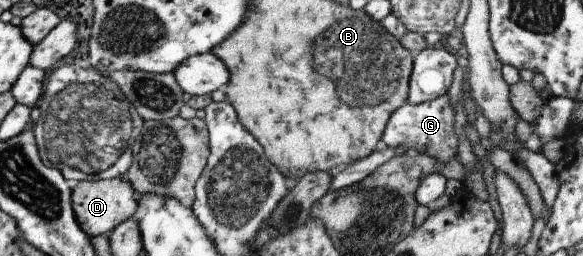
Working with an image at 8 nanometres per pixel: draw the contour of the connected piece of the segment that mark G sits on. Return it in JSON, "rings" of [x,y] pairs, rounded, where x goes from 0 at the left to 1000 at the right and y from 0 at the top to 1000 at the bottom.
{"rings":[[[767,367],[720,406],[698,398],[669,449],[654,543],[662,574],[690,574],[696,602],[702,590],[724,598],[760,648],[786,609],[786,527],[779,508],[779,477],[779,418]]]}

